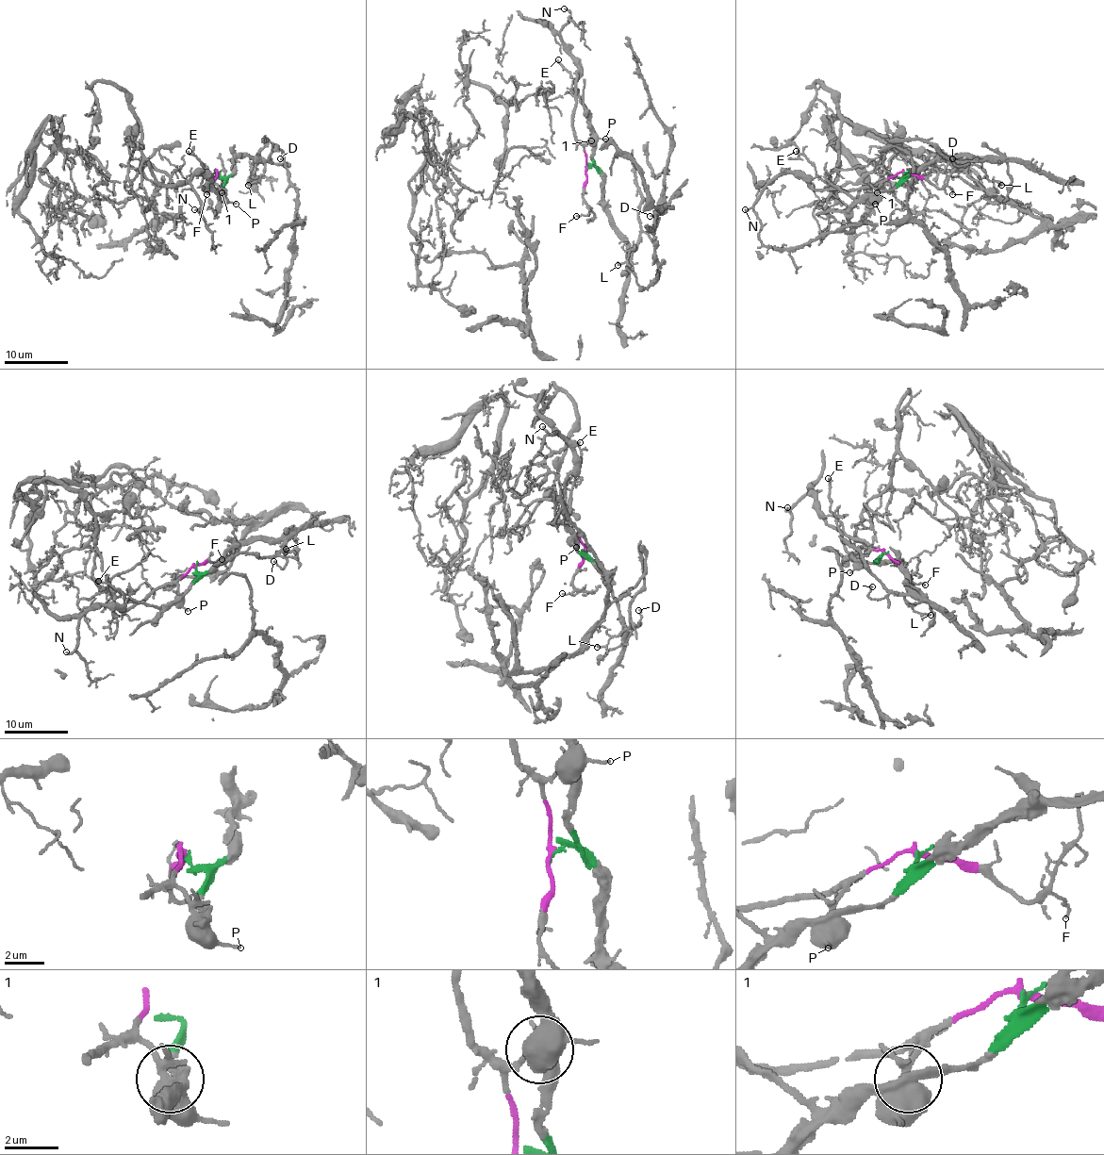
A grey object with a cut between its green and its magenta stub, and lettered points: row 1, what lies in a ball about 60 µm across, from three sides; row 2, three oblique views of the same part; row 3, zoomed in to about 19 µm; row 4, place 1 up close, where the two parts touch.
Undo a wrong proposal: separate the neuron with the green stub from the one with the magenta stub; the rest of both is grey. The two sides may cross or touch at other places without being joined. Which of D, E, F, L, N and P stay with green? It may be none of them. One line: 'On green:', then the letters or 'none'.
On green: D, L

